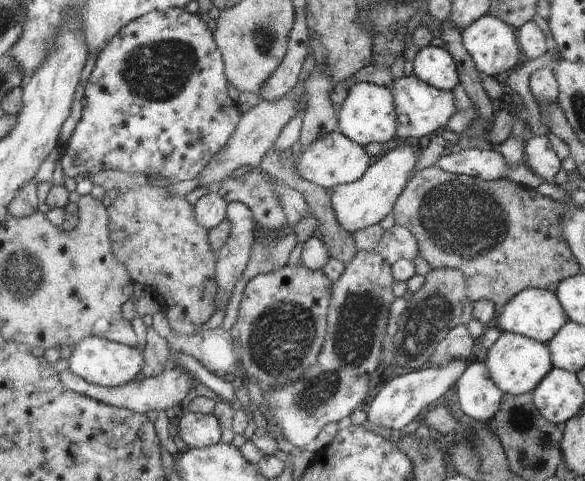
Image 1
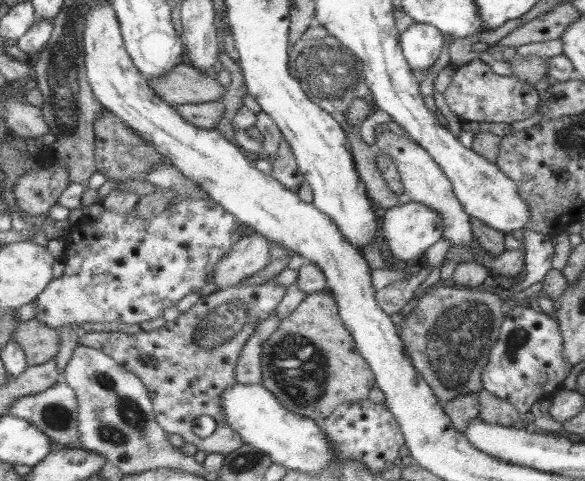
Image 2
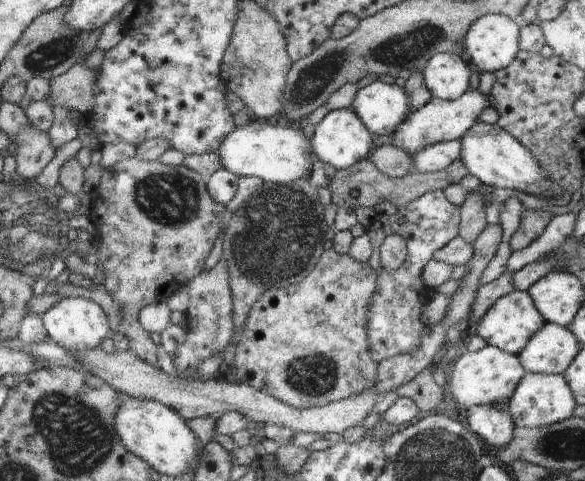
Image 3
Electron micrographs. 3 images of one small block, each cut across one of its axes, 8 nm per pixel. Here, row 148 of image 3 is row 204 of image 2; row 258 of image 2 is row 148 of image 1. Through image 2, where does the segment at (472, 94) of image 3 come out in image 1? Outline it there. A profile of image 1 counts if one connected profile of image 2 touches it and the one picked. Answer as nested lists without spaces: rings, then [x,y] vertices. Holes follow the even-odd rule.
[[[408,141],[405,144],[392,145],[392,151],[378,156],[377,162],[370,164],[370,168],[360,180],[337,185],[328,190],[330,205],[338,225],[349,234],[354,234],[358,230],[379,224],[388,214],[393,213],[394,204],[406,188],[410,174],[414,174],[420,155],[421,149],[416,142]]]

